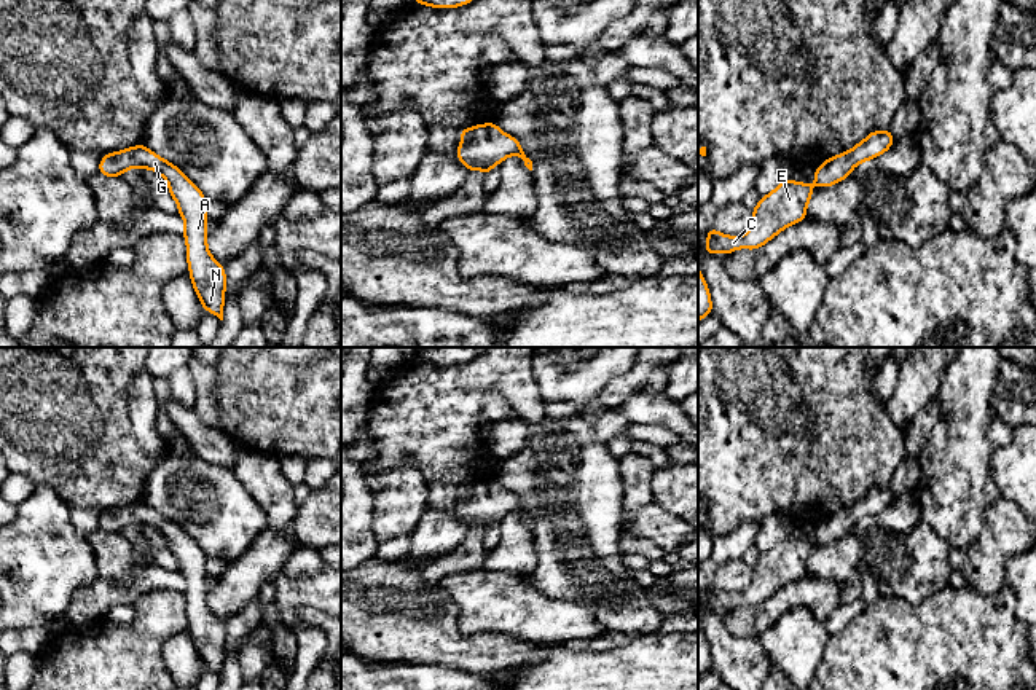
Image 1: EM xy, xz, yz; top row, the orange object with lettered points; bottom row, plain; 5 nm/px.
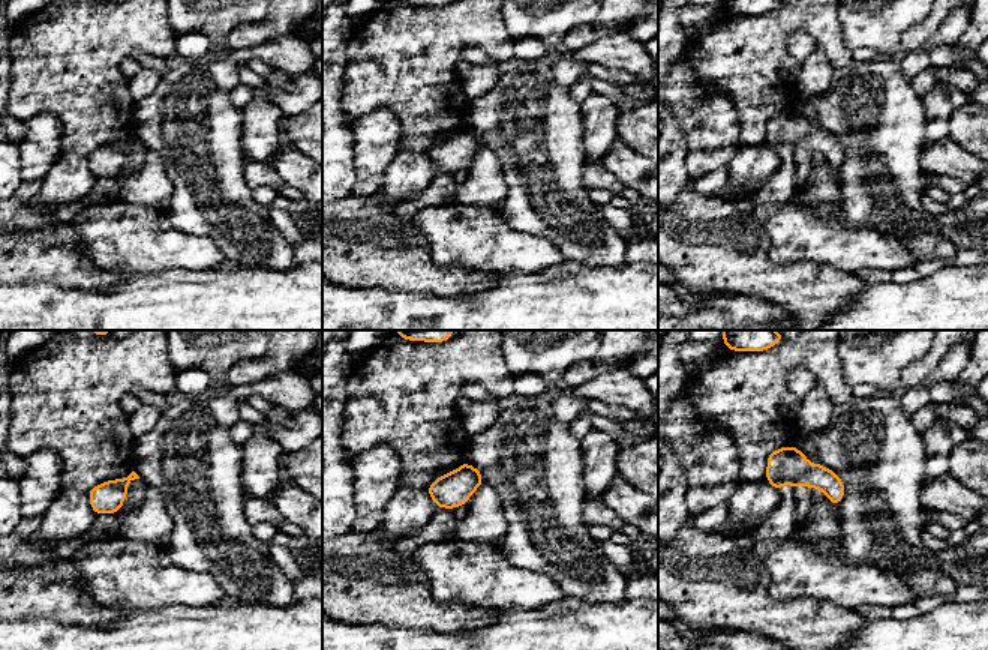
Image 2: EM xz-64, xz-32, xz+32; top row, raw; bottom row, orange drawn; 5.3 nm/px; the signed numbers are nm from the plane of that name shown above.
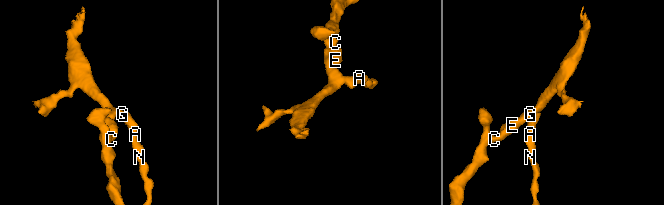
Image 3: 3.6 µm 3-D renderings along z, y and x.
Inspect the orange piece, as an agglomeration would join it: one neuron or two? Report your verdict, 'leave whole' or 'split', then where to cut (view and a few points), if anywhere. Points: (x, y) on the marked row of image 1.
leave whole; cut none

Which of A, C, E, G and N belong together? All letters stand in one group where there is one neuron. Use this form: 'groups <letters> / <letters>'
groups A C E G N

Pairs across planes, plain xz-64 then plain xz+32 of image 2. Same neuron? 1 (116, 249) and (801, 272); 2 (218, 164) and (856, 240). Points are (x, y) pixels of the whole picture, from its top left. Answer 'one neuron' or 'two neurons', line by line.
1: two neurons
2: two neurons

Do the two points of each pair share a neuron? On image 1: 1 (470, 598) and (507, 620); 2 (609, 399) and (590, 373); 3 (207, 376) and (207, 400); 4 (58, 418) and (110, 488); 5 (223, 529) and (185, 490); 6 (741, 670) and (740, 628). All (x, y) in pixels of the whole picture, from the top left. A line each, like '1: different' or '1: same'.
1: same
2: different
3: same
4: same
5: same
6: different

